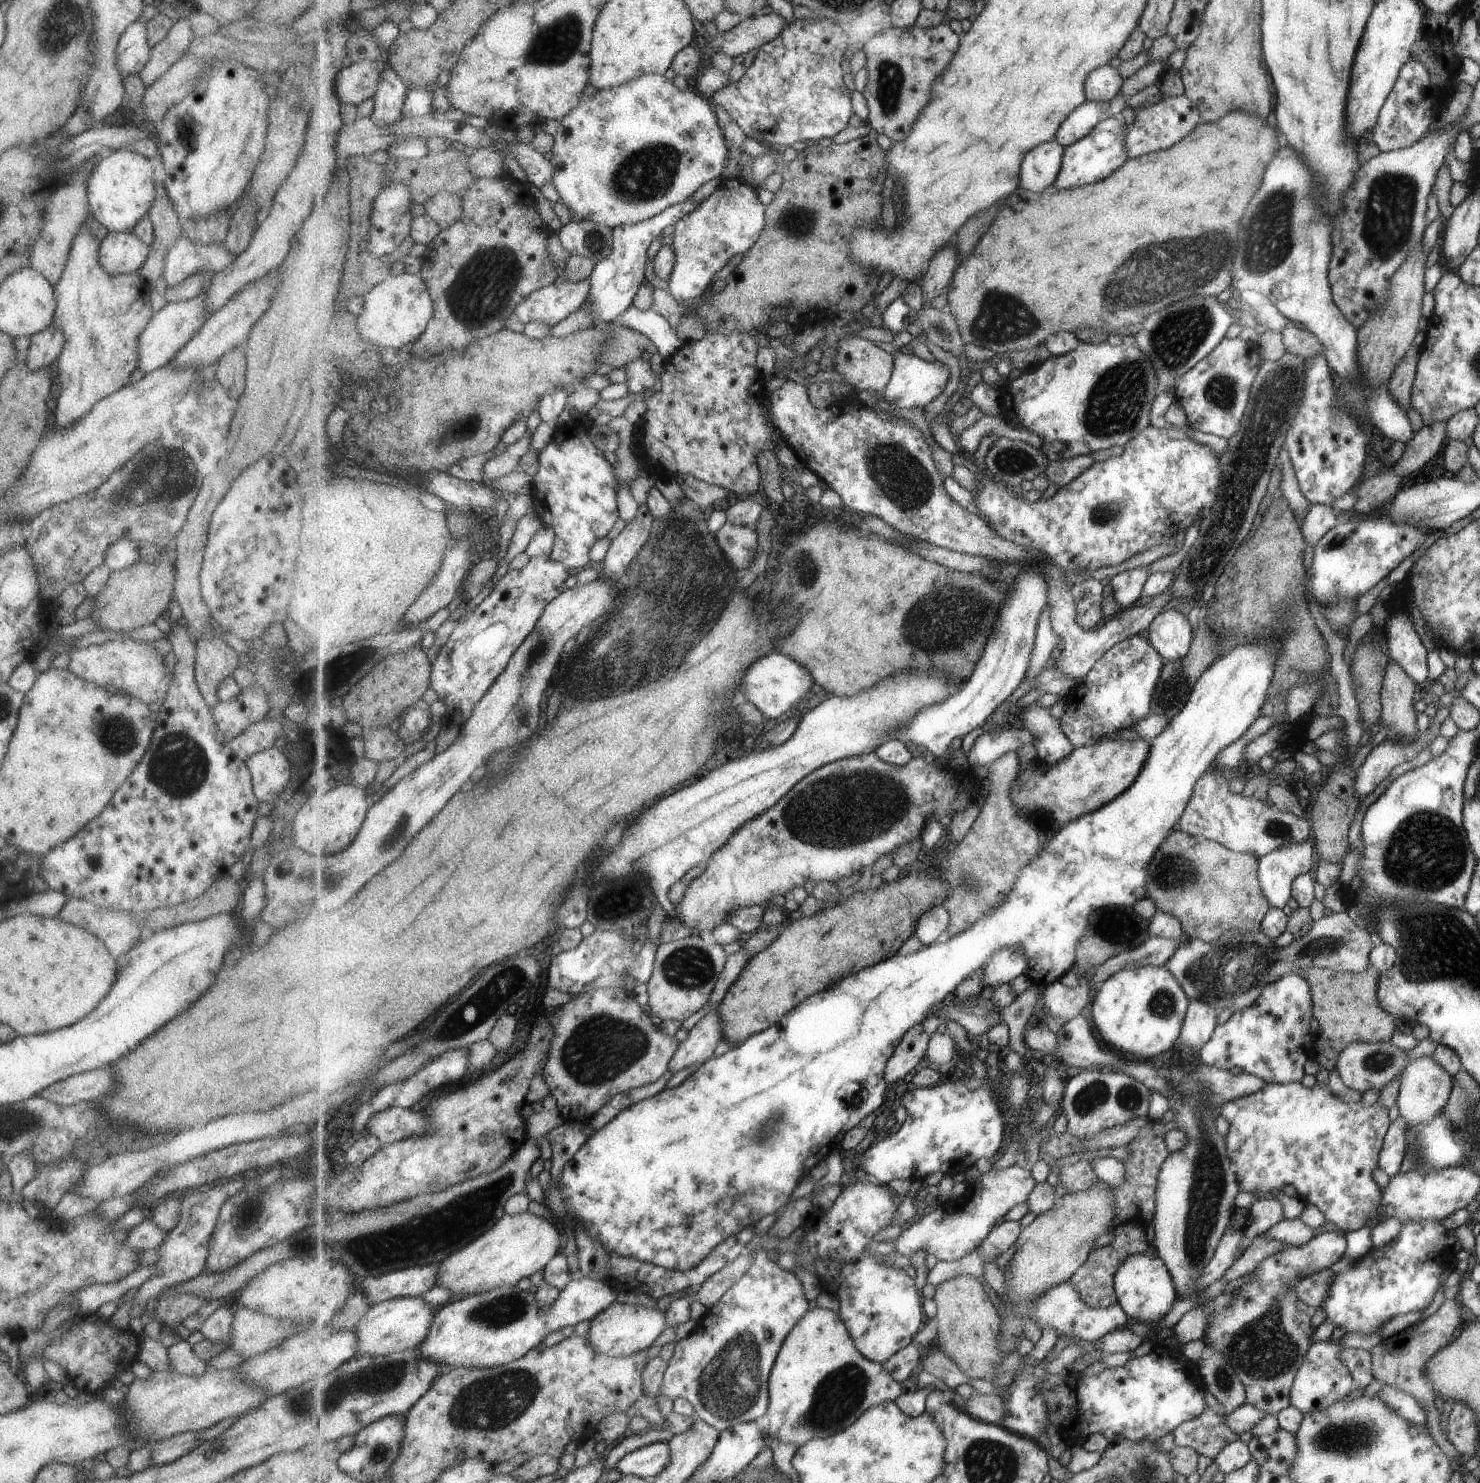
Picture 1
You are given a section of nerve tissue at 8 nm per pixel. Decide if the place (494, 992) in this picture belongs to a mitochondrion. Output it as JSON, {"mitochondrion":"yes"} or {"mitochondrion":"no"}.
{"mitochondrion":"yes"}

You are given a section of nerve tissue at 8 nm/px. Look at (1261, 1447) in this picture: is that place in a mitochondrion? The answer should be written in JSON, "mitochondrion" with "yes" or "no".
{"mitochondrion":"no"}

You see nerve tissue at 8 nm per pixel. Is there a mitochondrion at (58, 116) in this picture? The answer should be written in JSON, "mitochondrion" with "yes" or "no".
{"mitochondrion":"no"}

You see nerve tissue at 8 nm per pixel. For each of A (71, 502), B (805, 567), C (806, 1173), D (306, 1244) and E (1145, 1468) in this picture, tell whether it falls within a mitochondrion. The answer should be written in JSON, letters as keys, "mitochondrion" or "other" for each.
{"A":"other","B":"mitochondrion","C":"other","D":"mitochondrion","E":"mitochondrion"}

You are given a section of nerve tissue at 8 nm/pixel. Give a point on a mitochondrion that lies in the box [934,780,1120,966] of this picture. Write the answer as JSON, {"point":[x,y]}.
{"point":[970,885]}

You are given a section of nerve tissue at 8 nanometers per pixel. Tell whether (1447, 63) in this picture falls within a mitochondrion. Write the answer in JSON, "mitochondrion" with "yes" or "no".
{"mitochondrion":"yes"}

